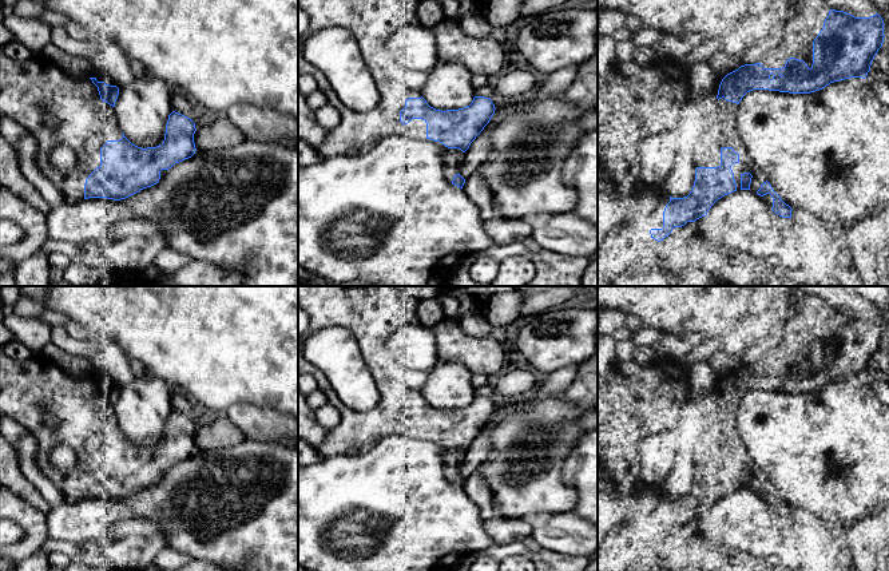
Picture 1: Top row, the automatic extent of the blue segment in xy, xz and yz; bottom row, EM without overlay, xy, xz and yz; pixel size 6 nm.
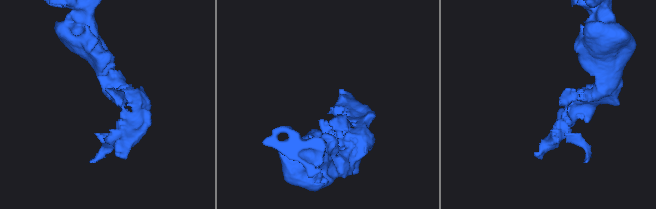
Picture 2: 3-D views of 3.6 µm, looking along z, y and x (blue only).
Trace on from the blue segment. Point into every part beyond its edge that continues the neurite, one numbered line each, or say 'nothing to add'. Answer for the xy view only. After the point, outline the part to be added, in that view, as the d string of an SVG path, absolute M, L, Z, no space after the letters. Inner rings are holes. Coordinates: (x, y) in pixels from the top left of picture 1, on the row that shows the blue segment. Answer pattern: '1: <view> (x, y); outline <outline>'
1: xy (30, 88); outline M0 49L0 115L15 120L35 136L37 140L37 166L41 174L64 195L67 203L84 199L86 179L100 166L100 148L107 140L119 140L123 138L115 107L100 99L98 87L92 80L90 78L68 78L60 67L43 55L28 60L15 60ZM45 114L56 120L57 127L55 130L43 122L41 118ZM57 144L68 146L78 159L75 167L68 173L60 171L51 163L51 151Z

